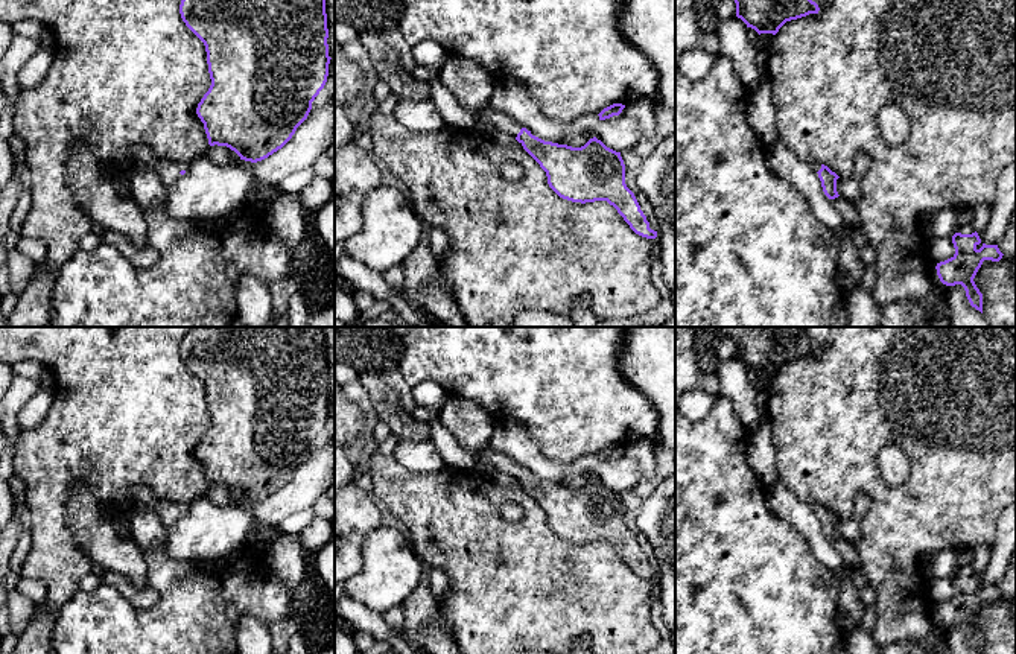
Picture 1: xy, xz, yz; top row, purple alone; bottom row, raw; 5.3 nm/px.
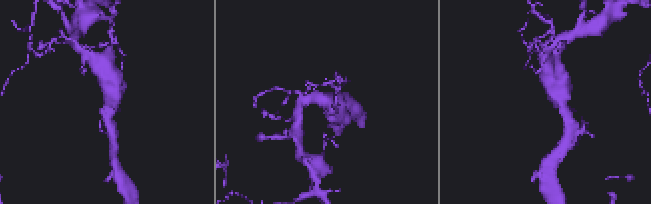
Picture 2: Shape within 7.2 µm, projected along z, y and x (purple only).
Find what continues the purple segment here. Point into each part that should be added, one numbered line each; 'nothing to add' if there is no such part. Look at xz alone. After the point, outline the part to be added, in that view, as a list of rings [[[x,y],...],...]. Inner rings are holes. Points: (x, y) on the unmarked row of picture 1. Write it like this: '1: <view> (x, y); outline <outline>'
1: xz (502, 463); outline [[[490,446],[484,447],[482,450],[479,450],[476,453],[476,458],[479,458],[481,461],[490,464],[491,467],[494,467],[497,471],[505,473],[511,478],[517,478],[517,475],[520,473],[520,470],[523,468],[522,465],[519,465],[514,459],[511,459],[506,455],[497,453],[496,450],[493,450]]]

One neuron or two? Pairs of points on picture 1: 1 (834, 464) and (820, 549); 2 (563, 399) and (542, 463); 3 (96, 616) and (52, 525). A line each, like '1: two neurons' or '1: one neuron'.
1: two neurons
2: two neurons
3: two neurons

